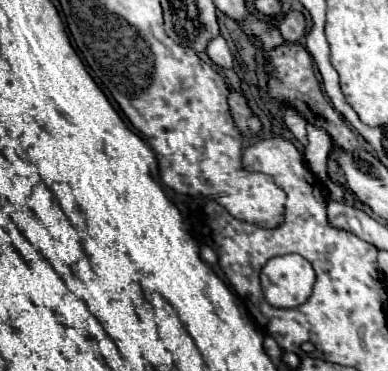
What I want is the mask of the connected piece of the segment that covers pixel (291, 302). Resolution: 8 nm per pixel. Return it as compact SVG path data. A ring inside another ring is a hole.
M298 254L278 256L266 262L260 272L266 300L276 308L294 308L308 300L314 284L314 270Z

